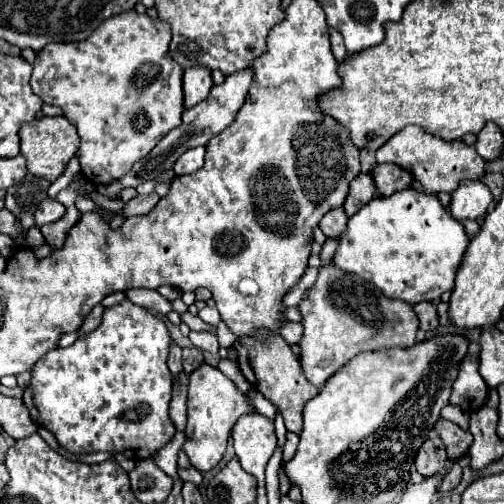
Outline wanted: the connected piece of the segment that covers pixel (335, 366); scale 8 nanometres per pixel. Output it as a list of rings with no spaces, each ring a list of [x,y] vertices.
[[[326,263],[320,265],[316,283],[308,289],[306,299],[300,301],[298,311],[302,315],[302,339],[300,339],[300,355],[298,361],[302,365],[304,377],[316,385],[322,387],[328,377],[332,377],[340,367],[344,367],[354,355],[362,351],[378,351],[384,347],[412,347],[416,343],[416,331],[418,331],[418,317],[412,309],[412,305],[400,301],[400,299],[388,299],[376,285],[350,275],[346,271],[340,271],[336,265]]]

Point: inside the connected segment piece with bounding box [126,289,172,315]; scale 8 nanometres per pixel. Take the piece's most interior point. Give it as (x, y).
(150, 299)

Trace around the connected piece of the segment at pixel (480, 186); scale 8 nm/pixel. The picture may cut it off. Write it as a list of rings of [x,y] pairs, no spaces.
[[[464,179],[460,181],[460,187],[450,193],[450,207],[448,211],[452,213],[454,219],[482,219],[492,203],[492,195],[488,187],[482,181],[472,181]]]

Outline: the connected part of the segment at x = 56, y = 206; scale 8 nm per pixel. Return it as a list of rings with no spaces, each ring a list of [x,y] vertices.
[[[44,199],[40,203],[40,207],[36,207],[36,215],[34,215],[36,227],[42,227],[46,223],[58,221],[64,215],[64,211],[66,209],[64,209],[64,205],[60,201],[56,201],[56,199]]]

